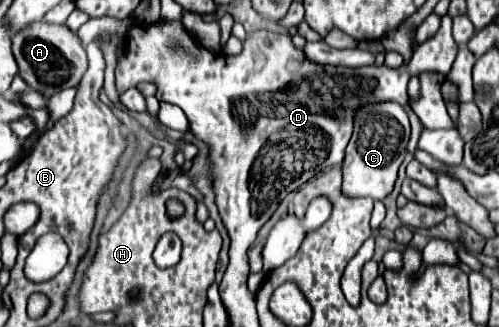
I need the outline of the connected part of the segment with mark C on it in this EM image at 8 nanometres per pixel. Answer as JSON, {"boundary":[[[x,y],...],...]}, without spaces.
{"boundary":[[[398,103],[368,105],[356,113],[354,133],[346,147],[342,163],[342,195],[346,197],[372,197],[386,199],[396,183],[400,163],[406,155],[406,143],[410,137],[408,115]]]}

